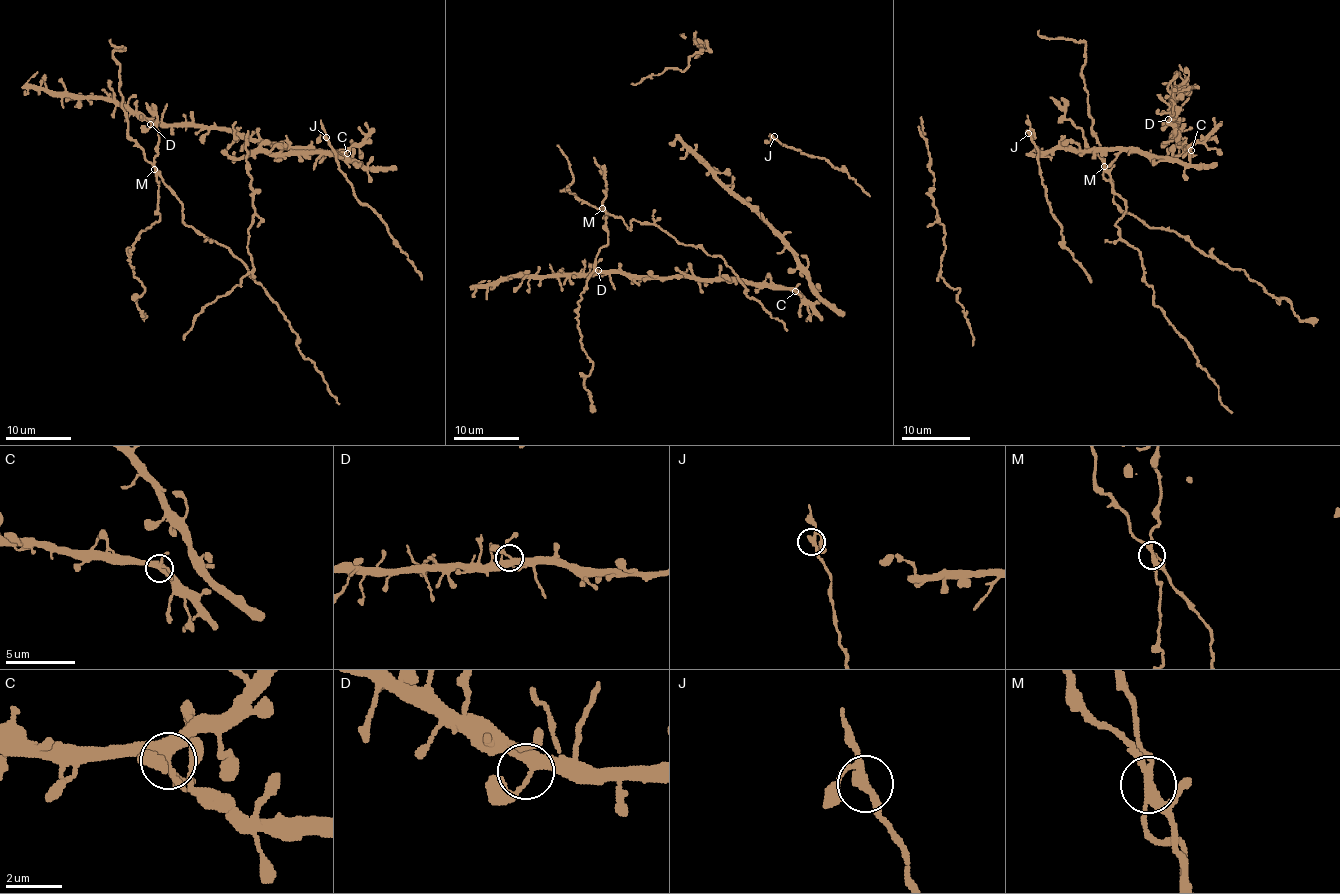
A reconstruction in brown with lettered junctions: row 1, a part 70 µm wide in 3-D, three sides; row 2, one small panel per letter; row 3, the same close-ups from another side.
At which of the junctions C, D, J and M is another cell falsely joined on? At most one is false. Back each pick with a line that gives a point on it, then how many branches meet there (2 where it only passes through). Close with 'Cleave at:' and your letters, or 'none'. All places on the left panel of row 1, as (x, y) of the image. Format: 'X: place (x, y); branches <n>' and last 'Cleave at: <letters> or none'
M: place (154, 169); branches 4
Cleave at: M

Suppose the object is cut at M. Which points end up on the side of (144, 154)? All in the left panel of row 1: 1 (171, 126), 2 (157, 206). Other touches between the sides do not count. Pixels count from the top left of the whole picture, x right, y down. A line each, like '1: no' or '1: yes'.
1: yes
2: no

